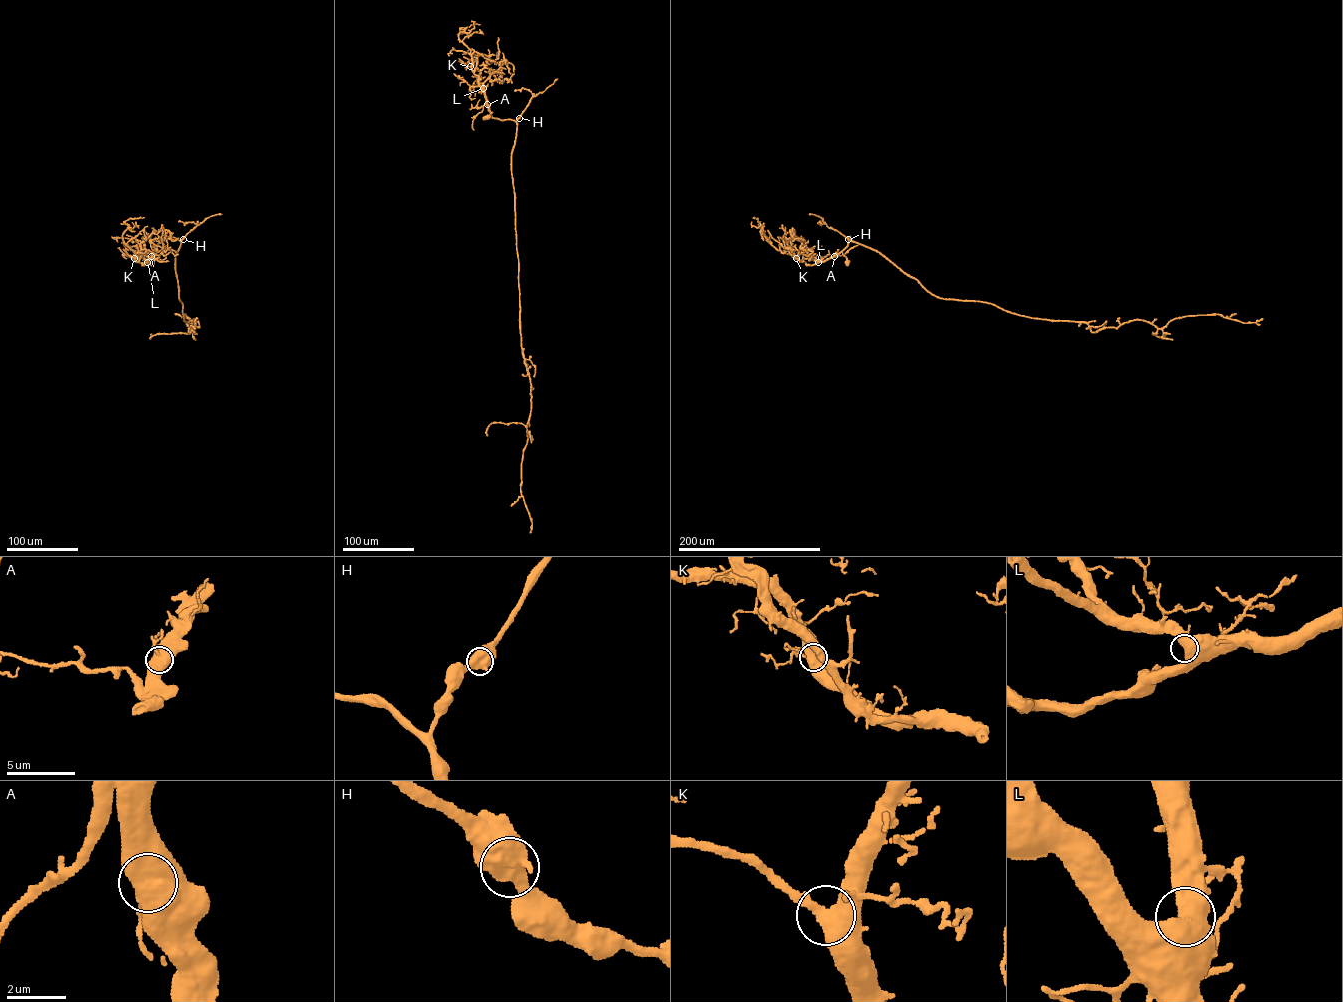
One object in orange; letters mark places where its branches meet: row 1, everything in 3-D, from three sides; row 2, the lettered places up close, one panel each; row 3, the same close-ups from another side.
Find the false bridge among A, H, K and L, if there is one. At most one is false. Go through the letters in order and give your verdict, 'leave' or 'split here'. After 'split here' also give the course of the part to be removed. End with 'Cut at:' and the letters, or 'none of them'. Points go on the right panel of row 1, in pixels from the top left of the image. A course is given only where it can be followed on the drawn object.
A: leave
H: leave
K: leave
L: leave
Cut at: none of them

